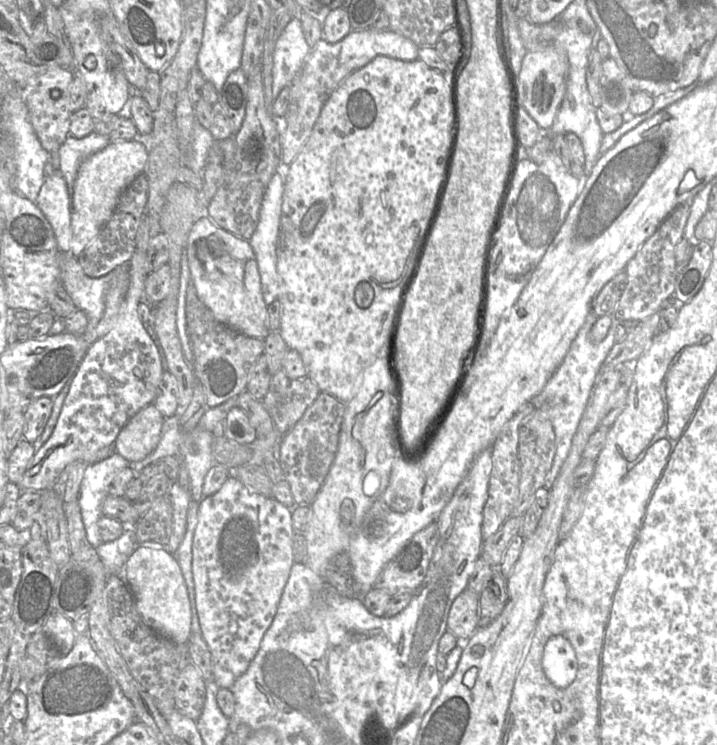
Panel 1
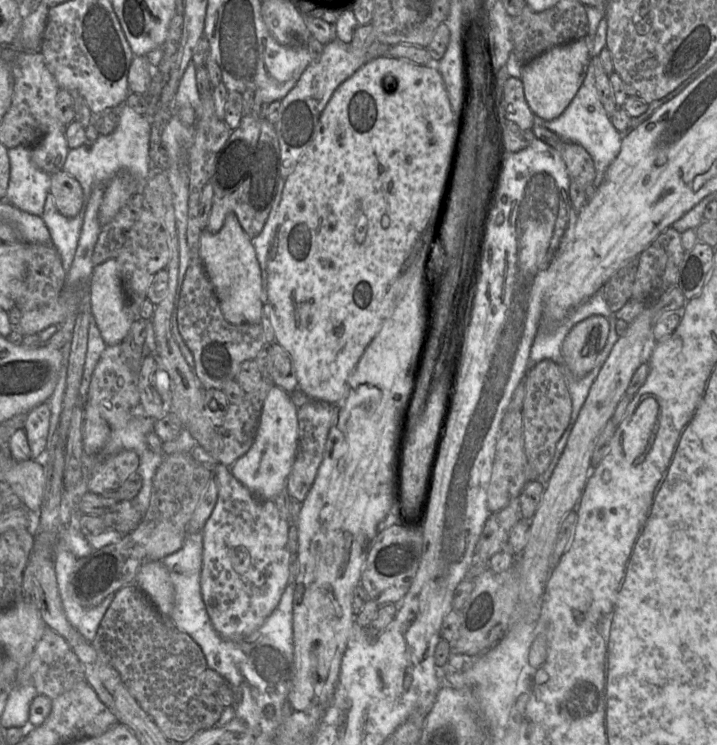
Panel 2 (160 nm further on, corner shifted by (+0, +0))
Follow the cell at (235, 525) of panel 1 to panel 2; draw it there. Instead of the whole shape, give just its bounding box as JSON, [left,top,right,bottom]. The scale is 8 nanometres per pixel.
[200,463,290,640]

